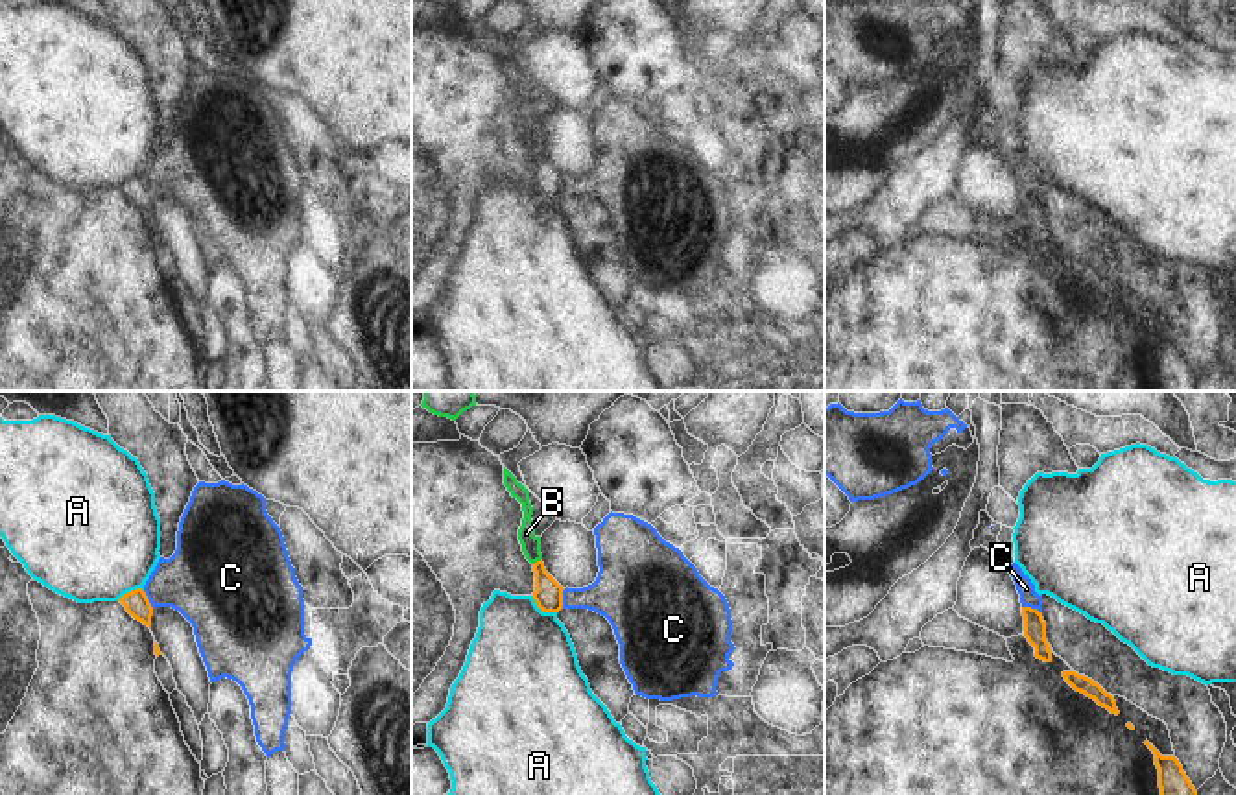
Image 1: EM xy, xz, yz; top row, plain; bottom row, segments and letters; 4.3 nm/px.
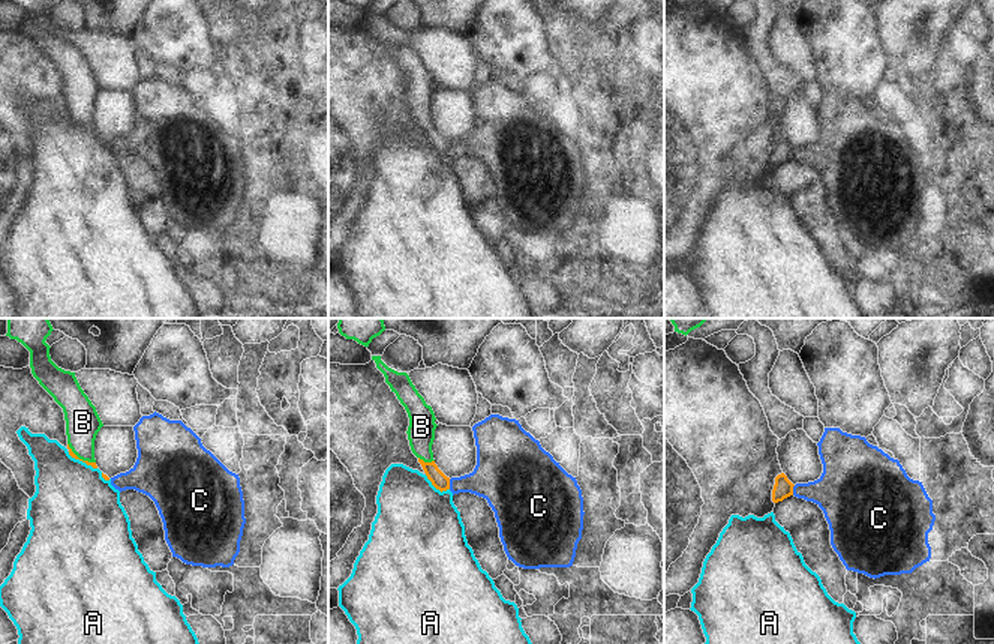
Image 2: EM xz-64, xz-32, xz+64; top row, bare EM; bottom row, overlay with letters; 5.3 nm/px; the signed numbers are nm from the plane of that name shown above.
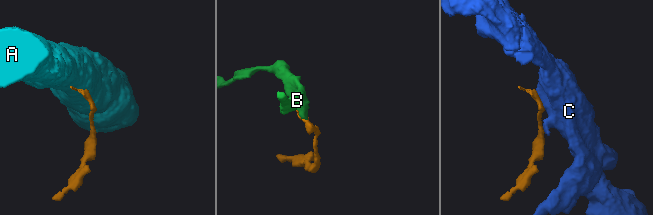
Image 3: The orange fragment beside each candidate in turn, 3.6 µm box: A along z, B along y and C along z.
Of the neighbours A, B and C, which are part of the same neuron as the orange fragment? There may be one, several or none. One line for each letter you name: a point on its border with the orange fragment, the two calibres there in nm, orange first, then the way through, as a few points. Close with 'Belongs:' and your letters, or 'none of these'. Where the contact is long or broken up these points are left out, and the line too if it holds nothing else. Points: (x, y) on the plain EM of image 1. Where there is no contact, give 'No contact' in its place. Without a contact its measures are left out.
B: Touches orange at xz (537, 148). Thickness 130 nm (orange) against 80 nm. Path across: xz (548, 181), (537, 148), (526, 120)
Belongs: B.

